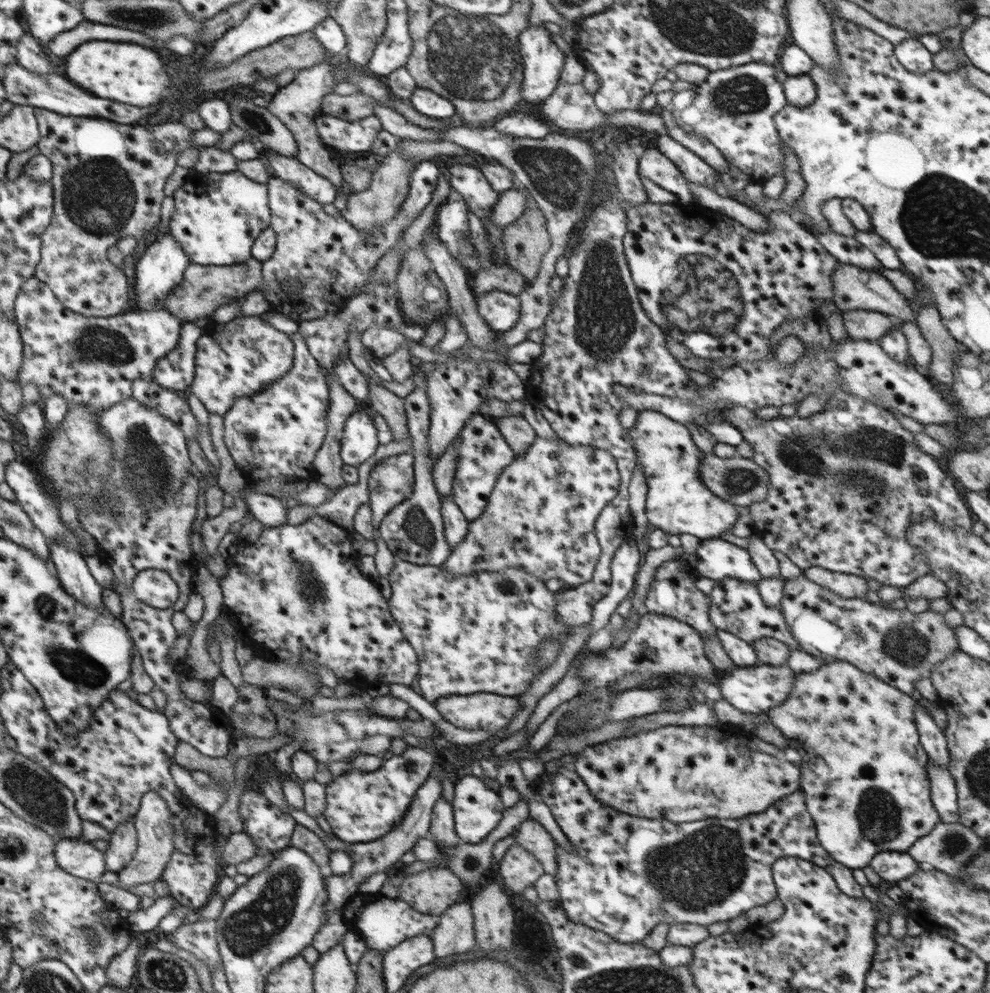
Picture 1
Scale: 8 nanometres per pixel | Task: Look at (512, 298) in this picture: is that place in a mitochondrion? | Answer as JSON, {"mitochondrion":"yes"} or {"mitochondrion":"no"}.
{"mitochondrion":"no"}

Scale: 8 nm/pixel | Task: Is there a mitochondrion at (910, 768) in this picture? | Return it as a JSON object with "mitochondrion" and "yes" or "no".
{"mitochondrion":"no"}

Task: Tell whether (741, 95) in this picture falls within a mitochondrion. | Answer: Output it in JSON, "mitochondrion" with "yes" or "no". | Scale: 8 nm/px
{"mitochondrion":"yes"}

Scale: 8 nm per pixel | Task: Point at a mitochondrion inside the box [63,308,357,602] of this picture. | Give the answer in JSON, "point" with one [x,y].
{"point":[146,471]}

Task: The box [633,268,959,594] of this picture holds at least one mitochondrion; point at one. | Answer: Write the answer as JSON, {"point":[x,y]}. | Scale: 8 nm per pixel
{"point":[869,444]}

